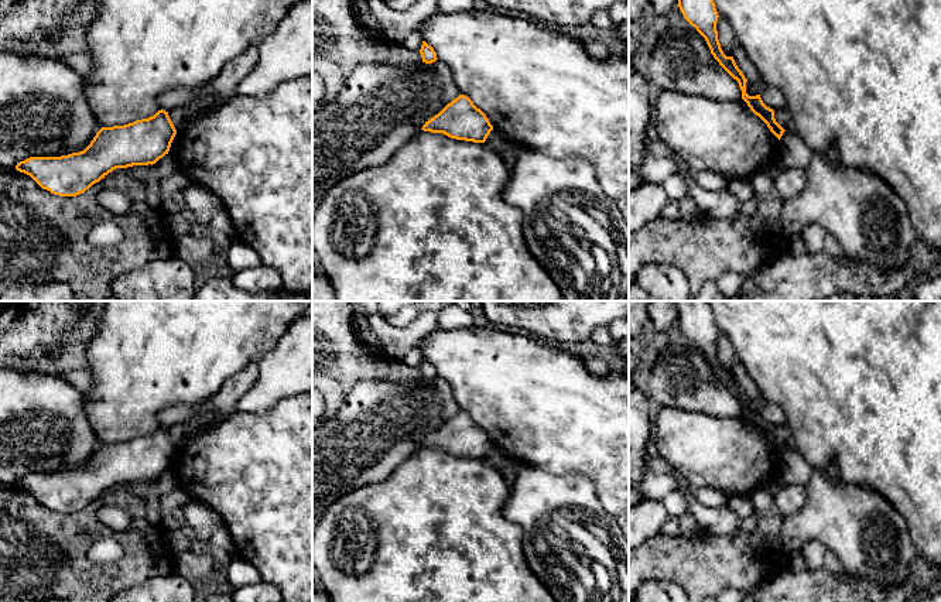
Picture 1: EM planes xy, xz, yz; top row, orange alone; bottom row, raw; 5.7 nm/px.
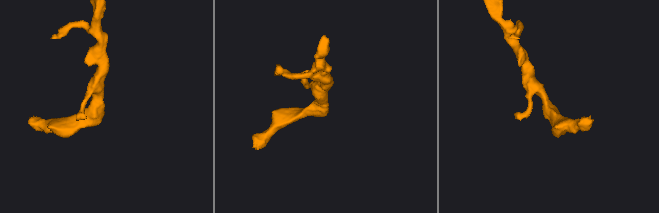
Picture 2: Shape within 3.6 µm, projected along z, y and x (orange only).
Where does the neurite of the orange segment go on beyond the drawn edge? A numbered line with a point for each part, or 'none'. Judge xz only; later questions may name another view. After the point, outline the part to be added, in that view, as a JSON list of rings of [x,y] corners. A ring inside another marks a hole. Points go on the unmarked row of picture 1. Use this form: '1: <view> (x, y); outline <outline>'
none

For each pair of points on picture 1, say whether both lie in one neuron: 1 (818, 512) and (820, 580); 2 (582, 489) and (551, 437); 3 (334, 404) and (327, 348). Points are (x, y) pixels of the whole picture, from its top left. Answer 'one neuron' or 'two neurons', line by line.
1: two neurons
2: two neurons
3: one neuron

